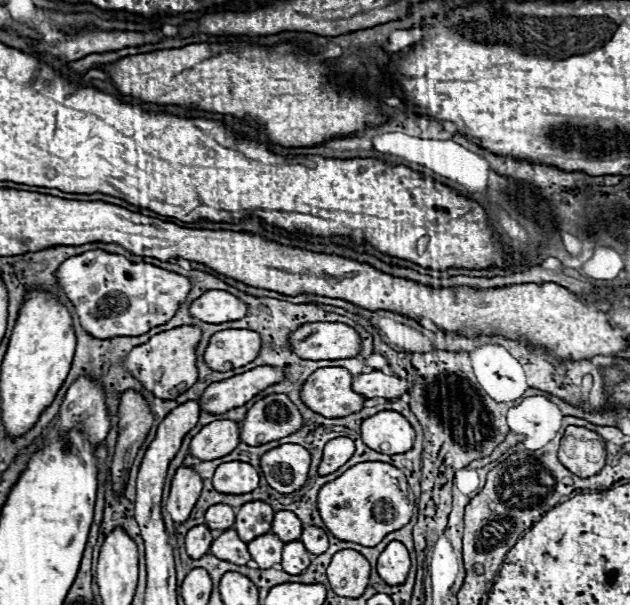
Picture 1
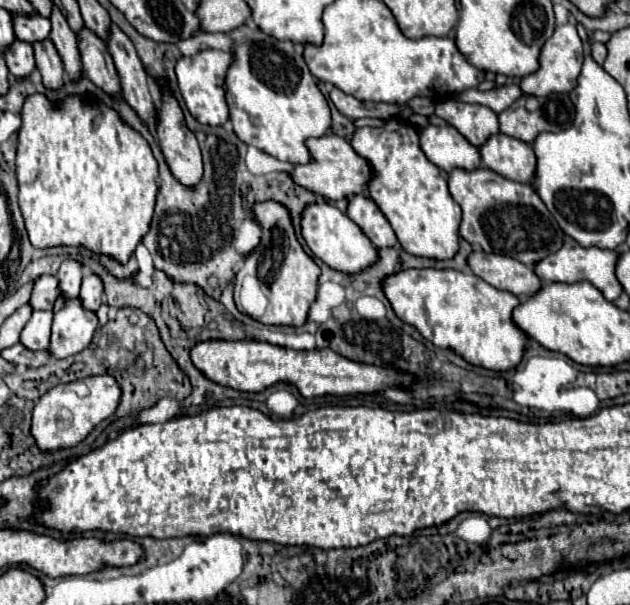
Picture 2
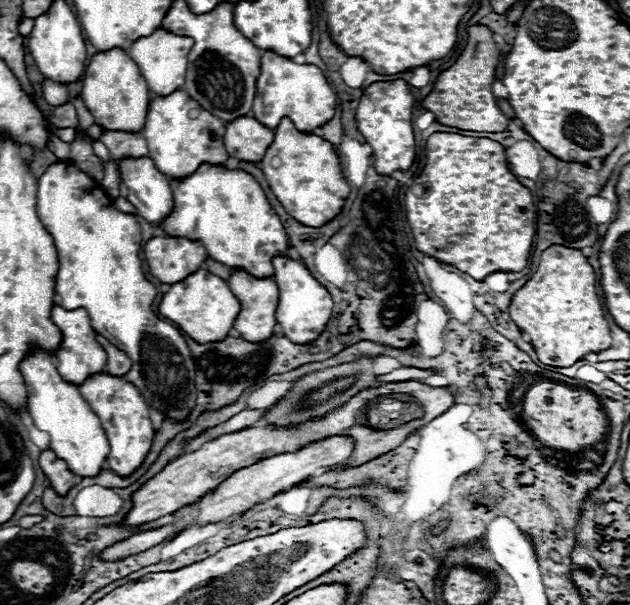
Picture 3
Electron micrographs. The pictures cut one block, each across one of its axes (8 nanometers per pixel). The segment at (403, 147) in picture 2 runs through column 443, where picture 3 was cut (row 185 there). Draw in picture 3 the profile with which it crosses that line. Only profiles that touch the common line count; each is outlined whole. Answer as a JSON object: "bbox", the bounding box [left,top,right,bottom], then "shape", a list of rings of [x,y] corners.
{"bbox":[160,164,288,276],"shape":[[[200,164],[198,170],[182,180],[170,180],[174,208],[172,212],[160,222],[160,228],[170,236],[184,236],[192,240],[200,240],[210,258],[230,266],[230,268],[244,268],[254,276],[274,276],[272,256],[288,252],[288,236],[284,236],[284,226],[276,216],[274,208],[268,204],[268,198],[260,184],[254,180],[252,174],[244,170],[230,170],[216,164]]]}

